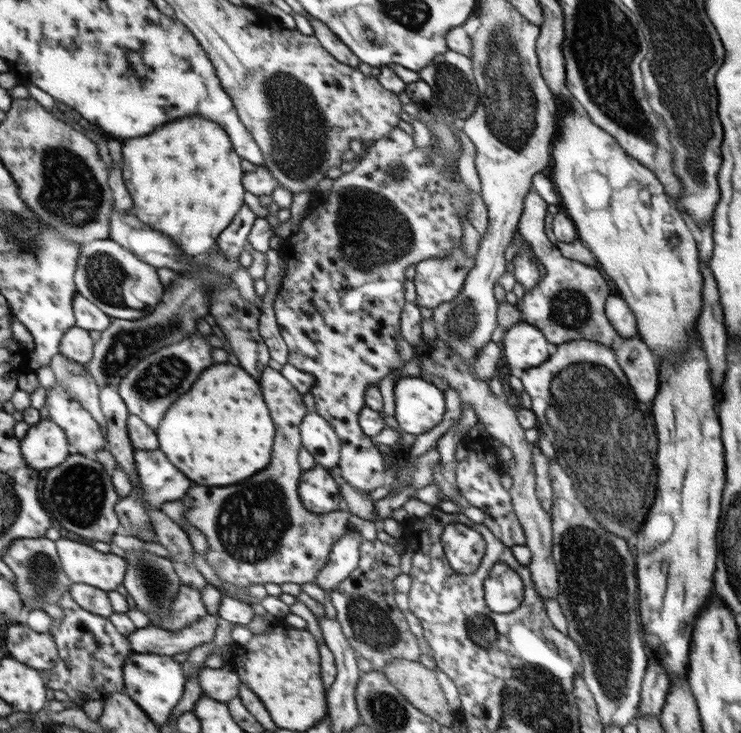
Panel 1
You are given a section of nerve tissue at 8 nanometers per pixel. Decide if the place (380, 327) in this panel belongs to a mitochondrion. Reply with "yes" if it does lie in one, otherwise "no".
no

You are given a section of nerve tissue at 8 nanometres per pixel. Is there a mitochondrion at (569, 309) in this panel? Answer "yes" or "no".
yes

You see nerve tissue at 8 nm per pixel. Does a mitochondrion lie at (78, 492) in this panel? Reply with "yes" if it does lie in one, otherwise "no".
yes

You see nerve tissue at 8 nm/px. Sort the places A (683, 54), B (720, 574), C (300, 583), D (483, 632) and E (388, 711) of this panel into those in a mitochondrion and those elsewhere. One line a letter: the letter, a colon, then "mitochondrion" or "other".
A: mitochondrion
B: other
C: other
D: mitochondrion
E: mitochondrion

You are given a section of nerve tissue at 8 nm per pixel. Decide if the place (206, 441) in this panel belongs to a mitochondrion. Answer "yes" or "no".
no

